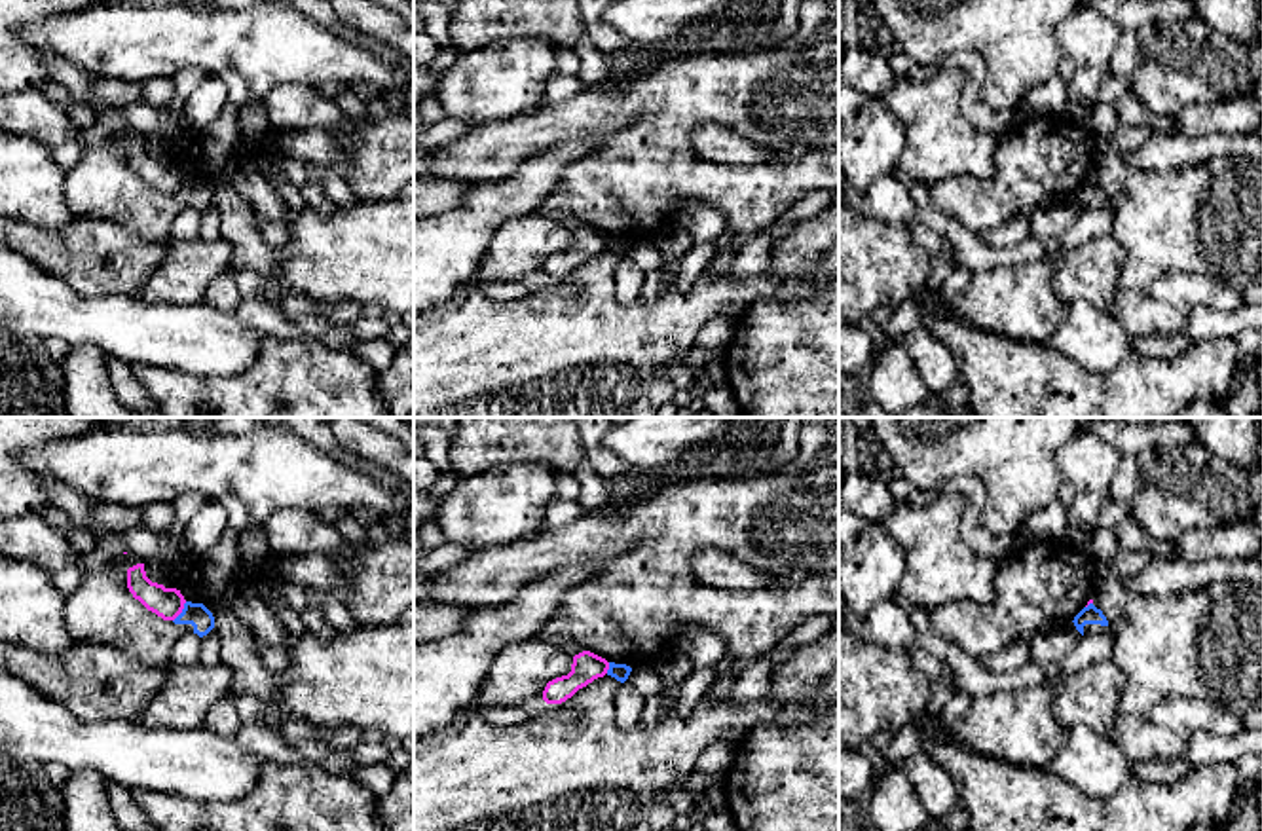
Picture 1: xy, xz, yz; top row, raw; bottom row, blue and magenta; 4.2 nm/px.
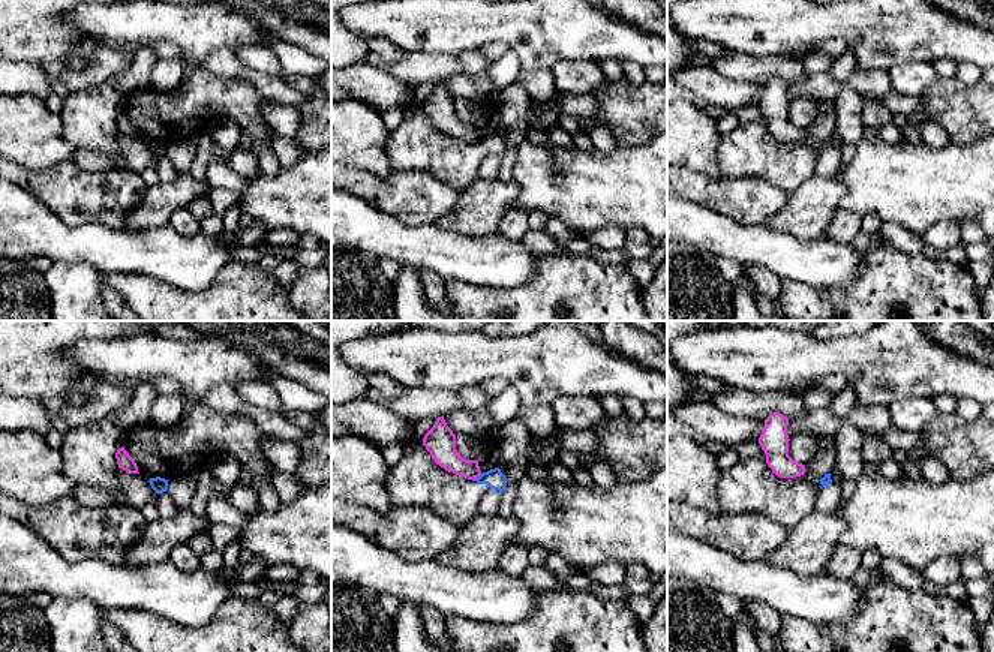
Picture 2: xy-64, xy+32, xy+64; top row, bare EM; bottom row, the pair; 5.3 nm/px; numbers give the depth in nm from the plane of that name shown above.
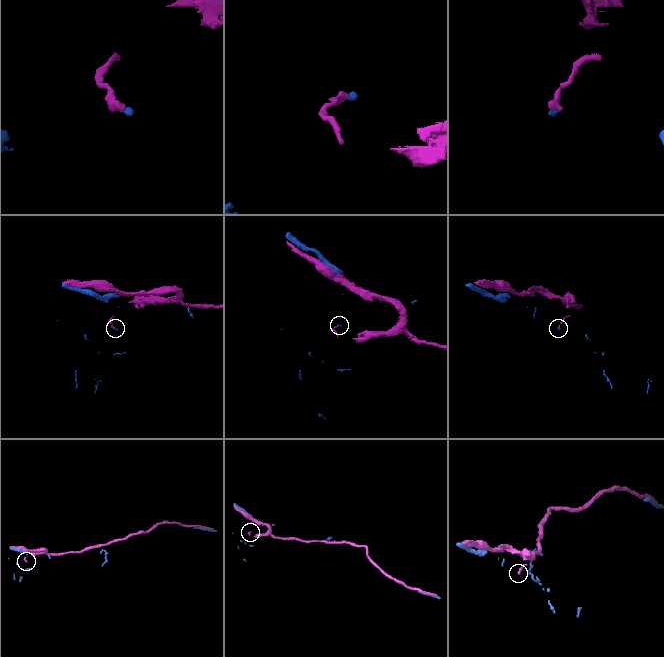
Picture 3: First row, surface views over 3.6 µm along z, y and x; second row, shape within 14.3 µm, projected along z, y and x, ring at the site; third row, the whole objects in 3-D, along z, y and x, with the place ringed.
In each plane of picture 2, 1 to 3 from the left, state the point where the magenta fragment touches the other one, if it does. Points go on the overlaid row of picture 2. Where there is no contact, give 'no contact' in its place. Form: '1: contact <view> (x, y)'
1: no contact
2: contact xy+32 (479, 477)
3: no contact

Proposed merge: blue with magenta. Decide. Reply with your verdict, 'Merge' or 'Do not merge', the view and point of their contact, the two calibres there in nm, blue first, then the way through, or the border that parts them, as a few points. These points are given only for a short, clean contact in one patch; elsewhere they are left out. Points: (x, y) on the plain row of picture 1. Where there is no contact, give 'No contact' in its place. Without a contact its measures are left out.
Do not merge. Touches blue at xy (183, 186). Thickness 100 nm (blue) against 130 nm. Boundary: xy (186, 177), (173, 196)

